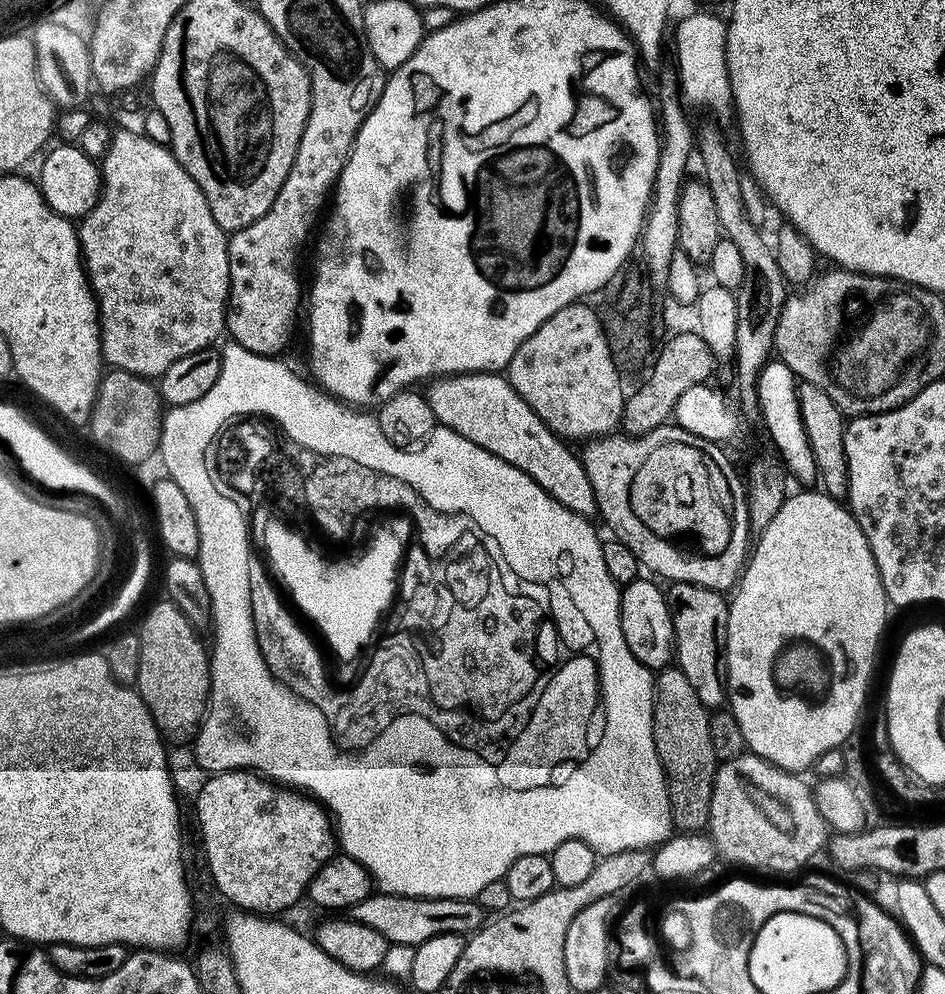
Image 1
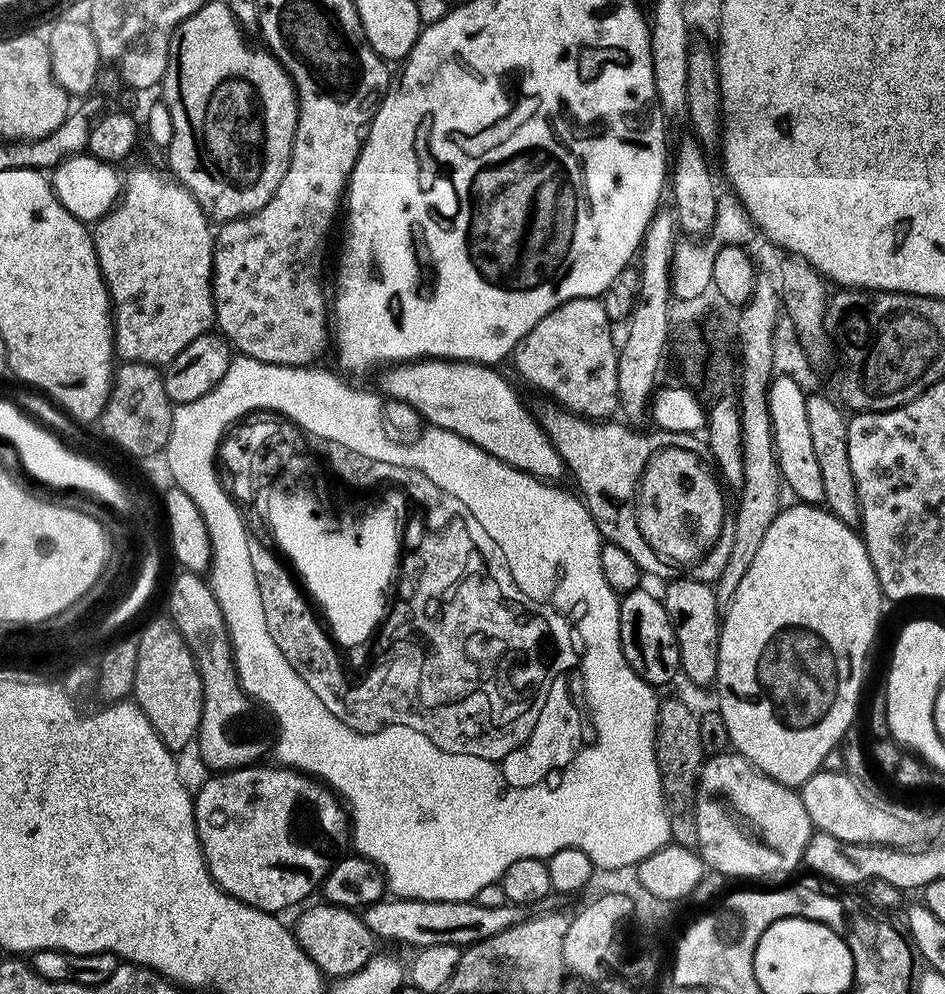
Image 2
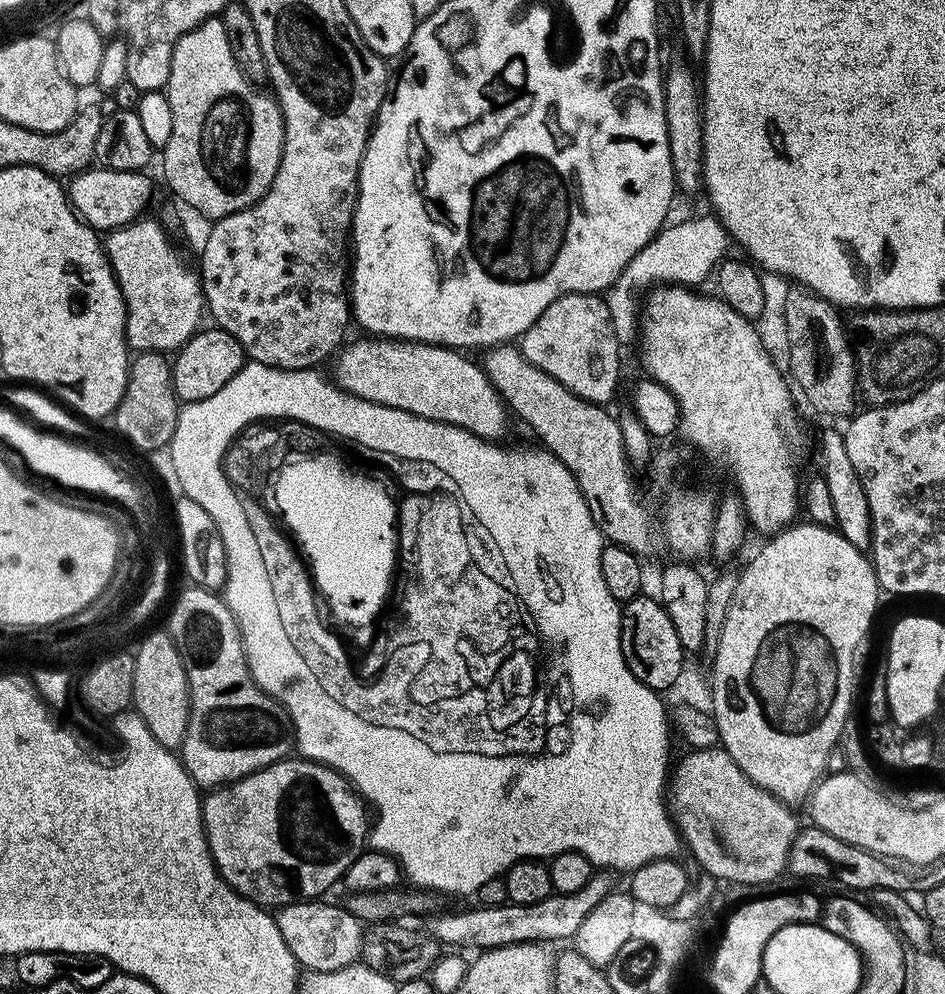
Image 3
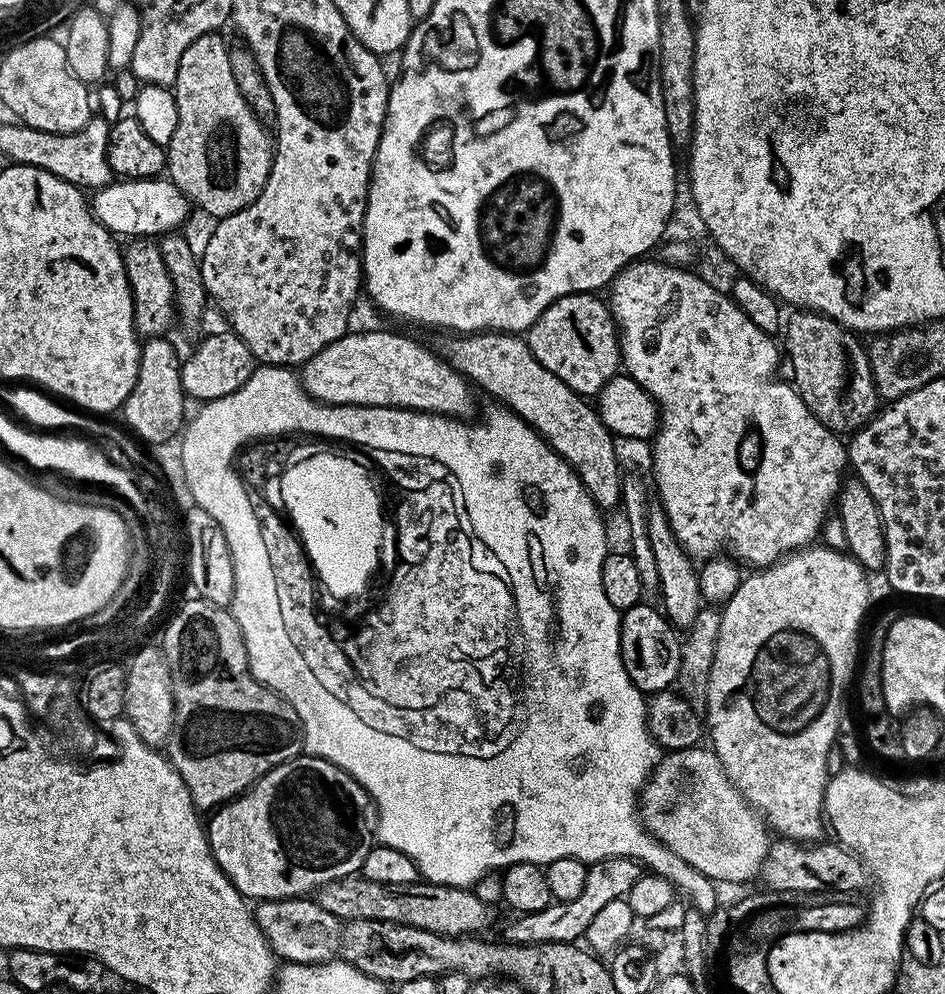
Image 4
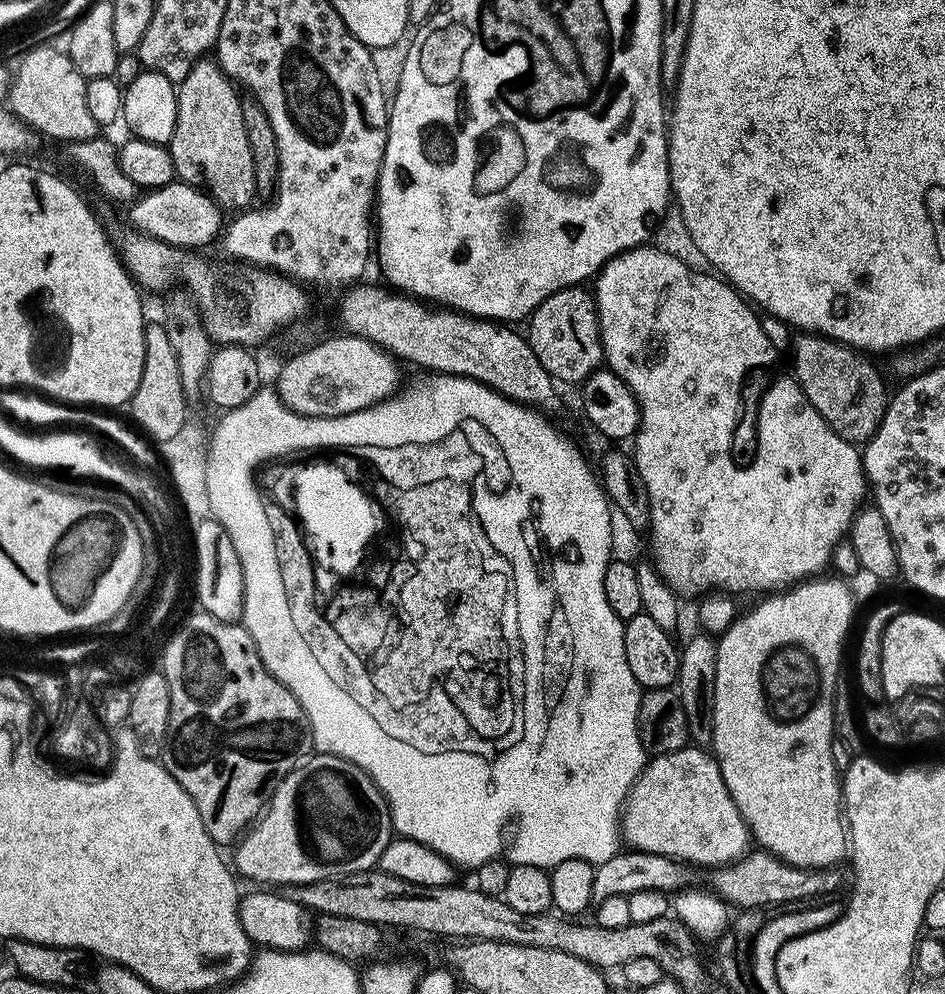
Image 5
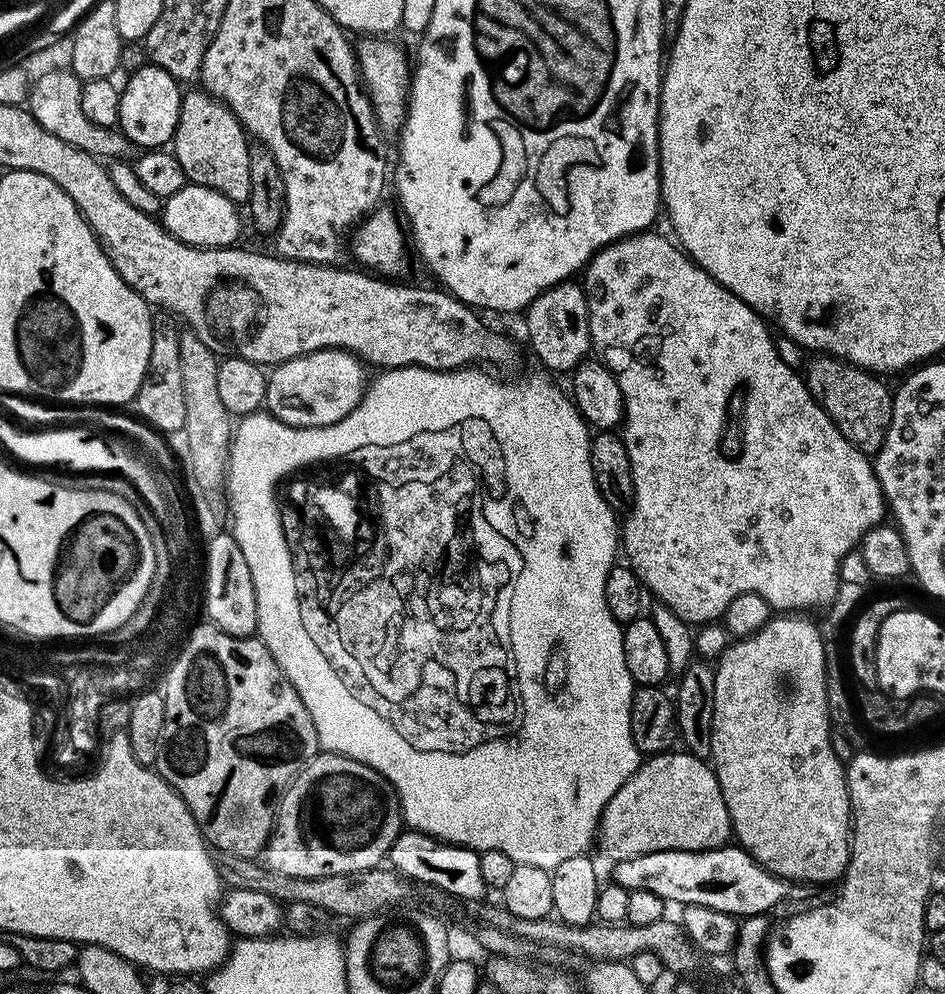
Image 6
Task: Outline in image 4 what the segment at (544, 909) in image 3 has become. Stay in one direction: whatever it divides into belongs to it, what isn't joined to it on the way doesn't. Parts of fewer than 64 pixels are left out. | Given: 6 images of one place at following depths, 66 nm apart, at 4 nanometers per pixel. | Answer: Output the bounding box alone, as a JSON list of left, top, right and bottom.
[503,856,642,944]

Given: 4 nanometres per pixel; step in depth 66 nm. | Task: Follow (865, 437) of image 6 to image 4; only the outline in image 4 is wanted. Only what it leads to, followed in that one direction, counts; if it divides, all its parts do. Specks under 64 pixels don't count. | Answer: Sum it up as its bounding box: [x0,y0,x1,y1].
[782,310,878,434]

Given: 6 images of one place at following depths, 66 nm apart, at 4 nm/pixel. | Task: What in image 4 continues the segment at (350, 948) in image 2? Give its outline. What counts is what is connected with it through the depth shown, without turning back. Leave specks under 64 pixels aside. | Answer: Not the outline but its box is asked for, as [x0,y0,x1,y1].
[254,899,342,964]

